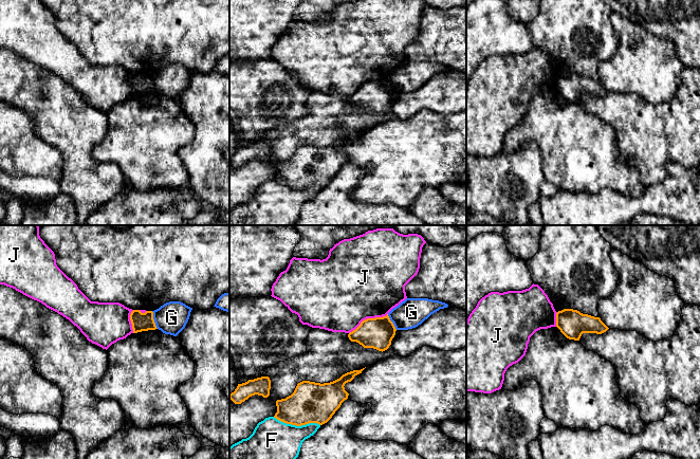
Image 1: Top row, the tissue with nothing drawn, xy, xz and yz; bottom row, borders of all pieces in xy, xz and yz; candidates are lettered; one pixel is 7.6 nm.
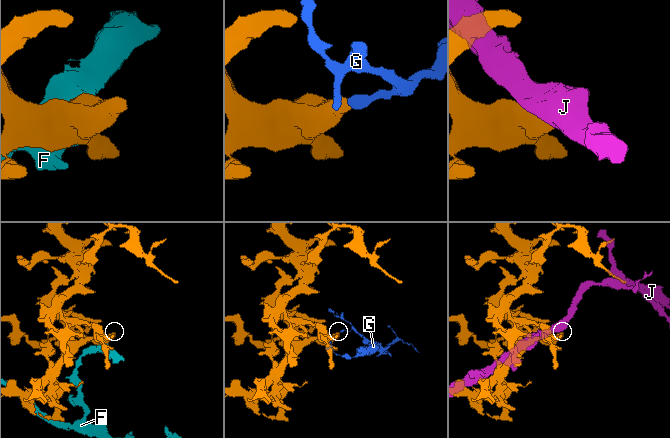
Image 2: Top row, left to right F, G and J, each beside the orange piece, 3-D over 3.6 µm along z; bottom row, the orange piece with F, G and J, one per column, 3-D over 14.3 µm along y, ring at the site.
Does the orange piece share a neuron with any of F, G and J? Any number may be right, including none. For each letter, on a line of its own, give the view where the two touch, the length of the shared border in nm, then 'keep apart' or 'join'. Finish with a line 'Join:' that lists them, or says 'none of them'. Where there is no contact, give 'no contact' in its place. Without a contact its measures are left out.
F: xz | 360 nm | keep apart
G: xy | 140 nm | keep apart
J: xz | 340 nm | keep apart
Join: none of them

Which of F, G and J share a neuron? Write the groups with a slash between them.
F / G / J

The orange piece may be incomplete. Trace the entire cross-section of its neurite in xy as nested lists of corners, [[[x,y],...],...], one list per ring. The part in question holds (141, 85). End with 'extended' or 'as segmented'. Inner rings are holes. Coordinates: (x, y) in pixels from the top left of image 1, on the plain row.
[[[133,73],[130,77],[133,96],[158,92],[153,82],[153,75],[146,74],[142,76],[140,73]]]; as segmented

